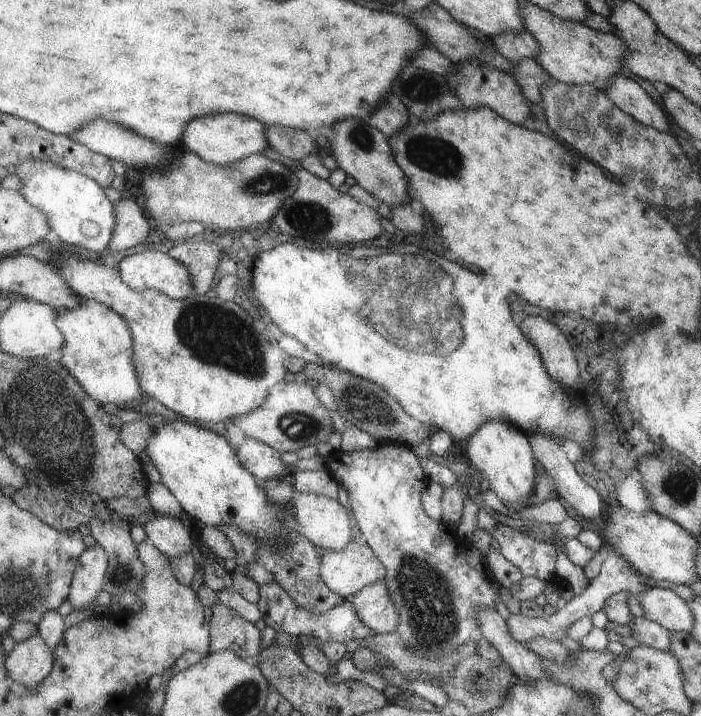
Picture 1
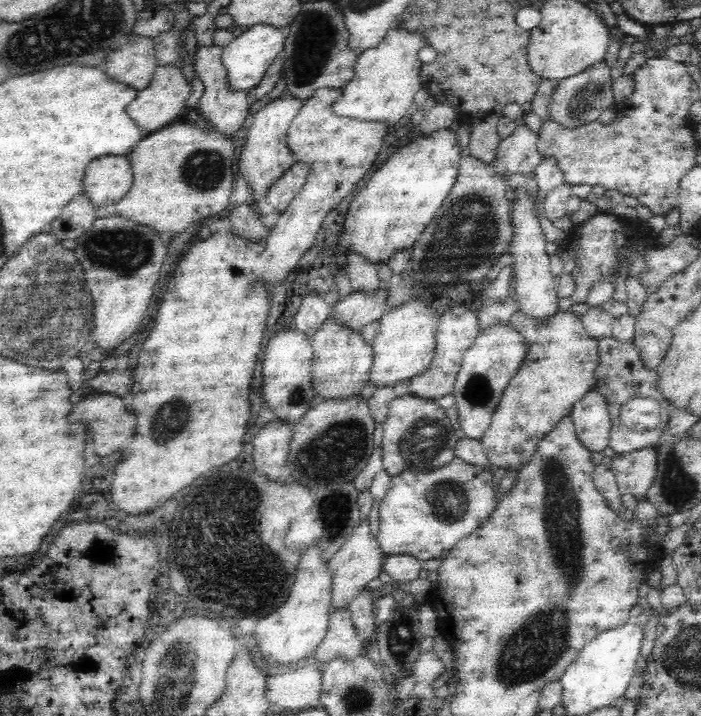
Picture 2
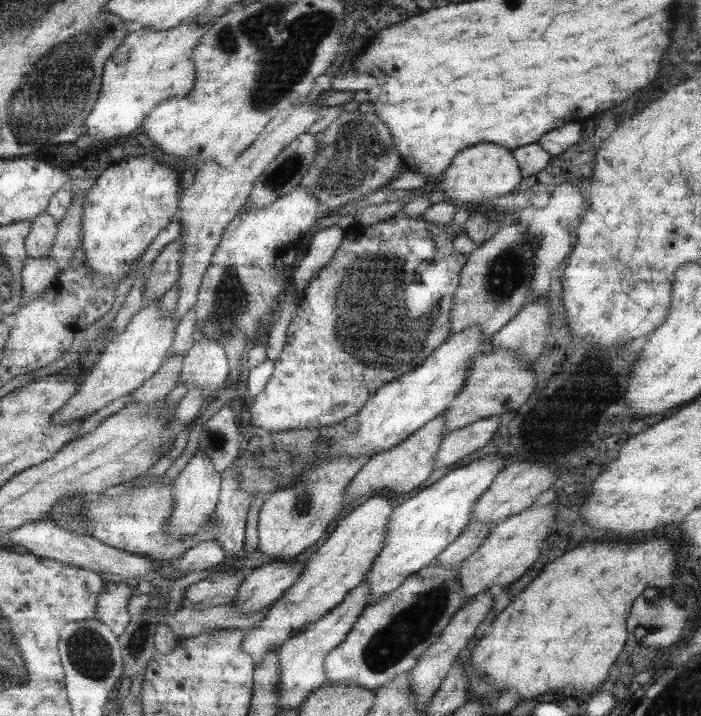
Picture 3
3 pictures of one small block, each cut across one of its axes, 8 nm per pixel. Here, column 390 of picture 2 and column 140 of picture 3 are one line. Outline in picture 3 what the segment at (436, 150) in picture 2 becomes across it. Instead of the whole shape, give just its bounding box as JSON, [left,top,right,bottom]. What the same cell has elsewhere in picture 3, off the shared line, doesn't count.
[83,155,179,285]

